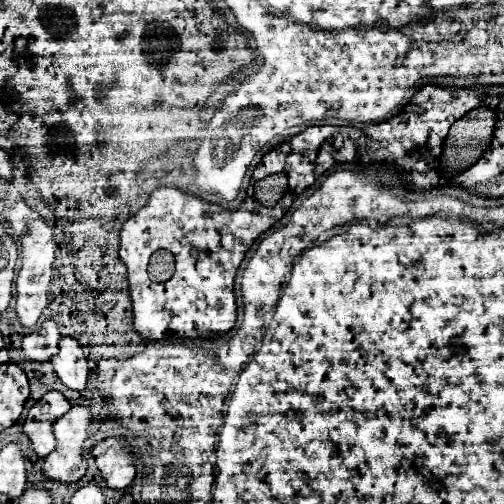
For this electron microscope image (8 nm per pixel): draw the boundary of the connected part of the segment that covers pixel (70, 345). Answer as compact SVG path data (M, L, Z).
M62 338L60 340L60 352L52 356L54 372L62 380L64 386L70 390L84 390L86 388L86 376L88 376L88 362L84 356L84 348L78 344L76 338Z

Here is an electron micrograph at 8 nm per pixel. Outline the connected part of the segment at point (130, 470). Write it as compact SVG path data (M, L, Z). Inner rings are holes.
M106 438L90 450L90 456L94 456L100 476L106 480L106 486L114 490L128 488L136 476L134 456L124 442L124 438Z

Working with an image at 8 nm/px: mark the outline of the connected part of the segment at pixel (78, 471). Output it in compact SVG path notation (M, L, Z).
M72 406L64 416L54 422L56 434L56 450L44 458L44 478L72 484L78 482L86 472L86 456L84 456L84 440L88 436L90 426L90 410L88 406Z

